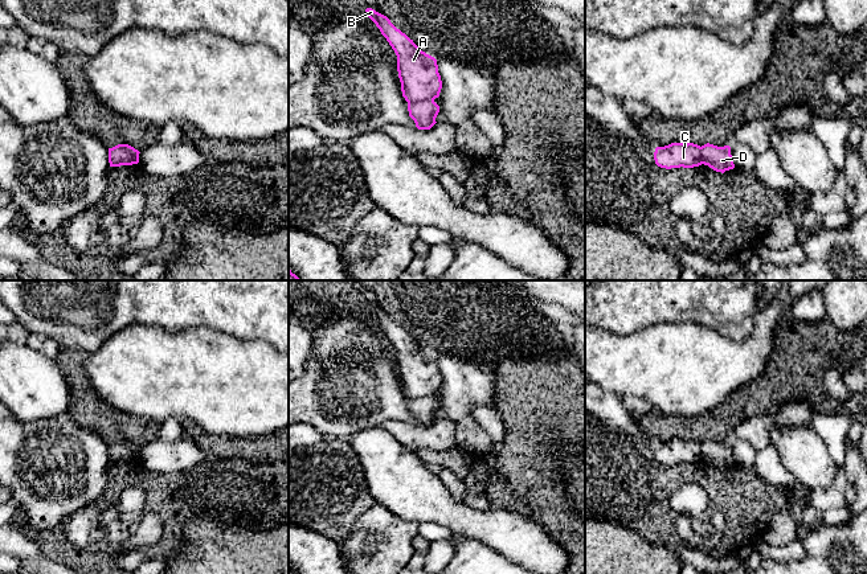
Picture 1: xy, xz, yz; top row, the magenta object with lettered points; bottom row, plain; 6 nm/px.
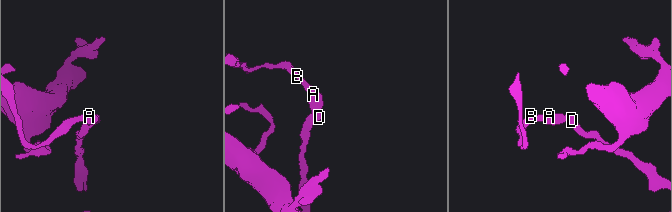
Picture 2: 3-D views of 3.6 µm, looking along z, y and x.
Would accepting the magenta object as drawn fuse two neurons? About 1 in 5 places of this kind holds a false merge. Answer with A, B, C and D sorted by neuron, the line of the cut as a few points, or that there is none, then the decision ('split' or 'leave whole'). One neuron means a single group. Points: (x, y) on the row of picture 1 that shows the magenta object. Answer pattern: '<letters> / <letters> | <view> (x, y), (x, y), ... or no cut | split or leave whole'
A B C / D | xz (433, 98), (408, 103) | split

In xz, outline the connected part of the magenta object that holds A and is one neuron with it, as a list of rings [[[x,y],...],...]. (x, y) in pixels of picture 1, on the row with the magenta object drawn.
[[[372,8],[365,9],[397,56],[397,71],[402,97],[414,103],[439,97],[442,89],[437,60],[422,52],[390,20]]]

